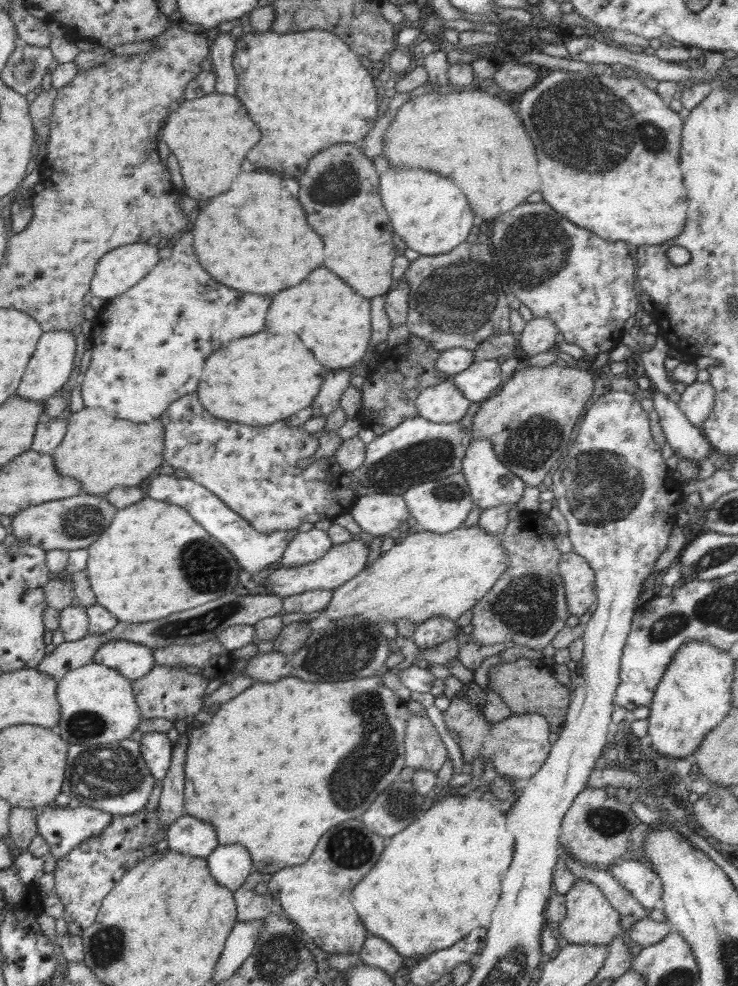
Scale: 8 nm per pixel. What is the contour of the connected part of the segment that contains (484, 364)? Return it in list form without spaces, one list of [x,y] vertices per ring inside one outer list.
[[[496,359],[477,361],[451,379],[471,403],[483,402],[505,381],[500,365]]]

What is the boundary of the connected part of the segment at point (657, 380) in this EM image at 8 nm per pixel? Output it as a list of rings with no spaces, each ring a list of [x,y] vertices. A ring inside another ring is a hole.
[[[658,334],[653,348],[649,350],[642,349],[639,353],[646,376],[656,389],[660,389],[667,395],[676,392],[674,389],[675,380],[672,380],[672,374],[664,366],[666,352],[670,350],[670,347],[669,342],[666,342],[666,339]]]

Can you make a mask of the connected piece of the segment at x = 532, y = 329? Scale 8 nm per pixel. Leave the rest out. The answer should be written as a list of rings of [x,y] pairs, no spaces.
[[[533,317],[522,333],[519,334],[519,352],[522,356],[527,352],[526,356],[534,356],[540,352],[546,352],[556,343],[556,334],[559,330],[554,321],[548,317]]]

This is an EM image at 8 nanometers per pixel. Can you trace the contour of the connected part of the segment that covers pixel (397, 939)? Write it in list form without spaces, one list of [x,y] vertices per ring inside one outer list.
[[[455,794],[448,795],[448,797],[438,799],[438,801],[434,802],[433,806],[426,812],[420,813],[417,819],[411,822],[406,830],[402,830],[402,834],[396,834],[396,836],[390,838],[390,844],[386,846],[380,862],[370,870],[368,876],[362,878],[362,882],[358,882],[358,886],[350,894],[352,896],[350,900],[352,900],[352,905],[354,905],[354,908],[360,914],[360,919],[364,922],[364,926],[368,928],[368,932],[378,934],[378,937],[388,941],[400,955],[413,961],[434,951],[450,948],[460,938],[464,938],[466,934],[470,934],[474,928],[488,927],[490,918],[492,918],[490,914],[492,914],[494,906],[498,904],[498,900],[500,900],[502,895],[500,882],[506,876],[506,870],[510,868],[513,854],[514,835],[508,831],[508,827],[506,826],[506,812],[501,812],[490,801],[483,800],[475,794],[463,796]]]

